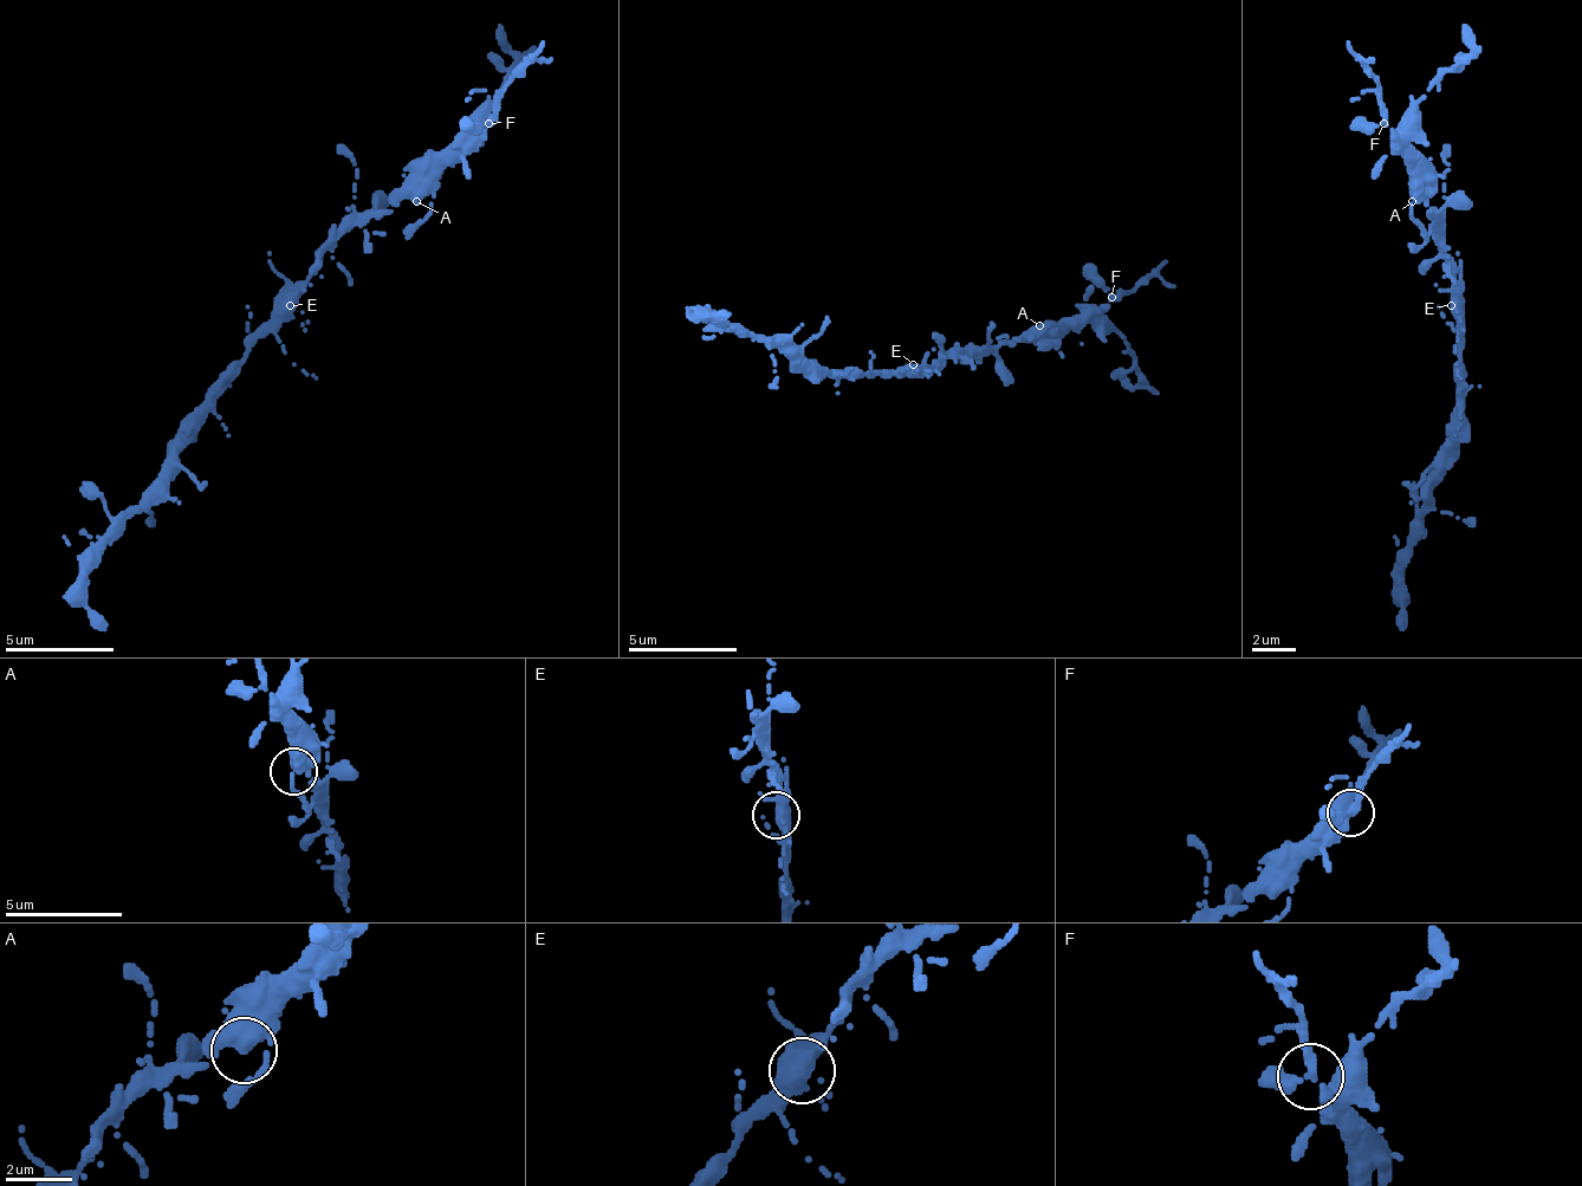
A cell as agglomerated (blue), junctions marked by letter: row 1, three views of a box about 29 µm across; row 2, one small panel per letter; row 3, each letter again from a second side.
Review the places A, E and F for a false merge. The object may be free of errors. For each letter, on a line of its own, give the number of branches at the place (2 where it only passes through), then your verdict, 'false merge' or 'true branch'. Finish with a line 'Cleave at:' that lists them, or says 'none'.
A: 3 branches meet; true branch
E: 4 branches meet; true branch
F: 3 branches meet; false merge
Cleave at: F

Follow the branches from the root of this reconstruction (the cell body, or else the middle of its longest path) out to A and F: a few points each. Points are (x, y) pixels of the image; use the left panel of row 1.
A: (284, 299), (356, 222), (367, 222), (388, 212), (404, 195), (416, 201)
F: (284, 299), (356, 222), (377, 218), (404, 195), (410, 195), (487, 124)

